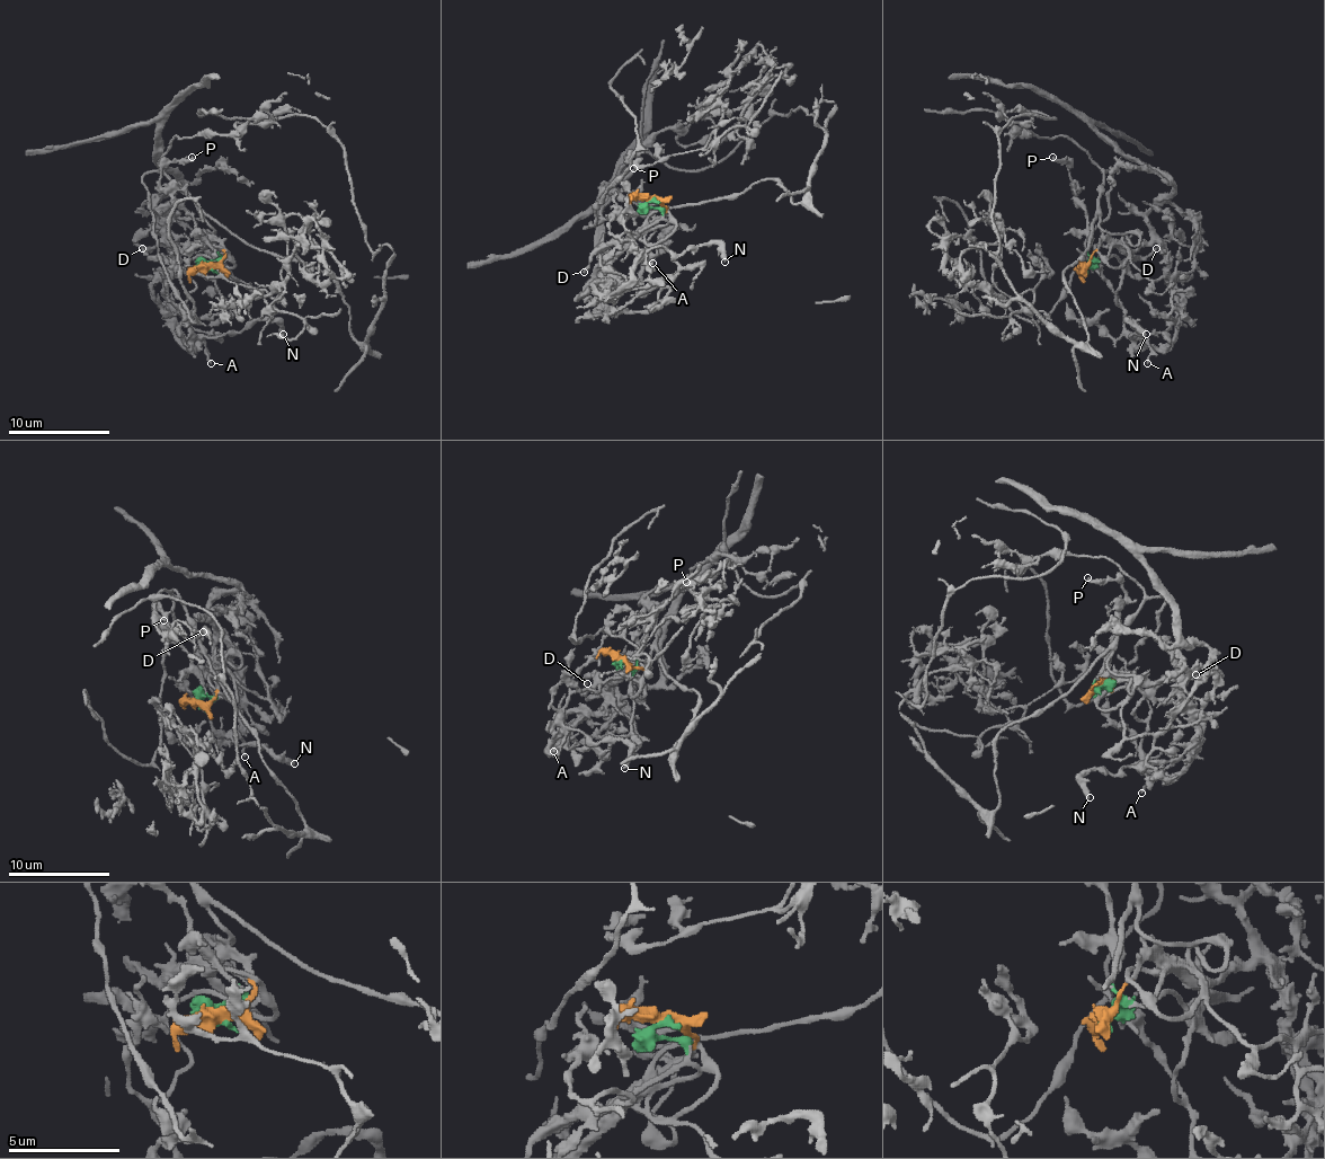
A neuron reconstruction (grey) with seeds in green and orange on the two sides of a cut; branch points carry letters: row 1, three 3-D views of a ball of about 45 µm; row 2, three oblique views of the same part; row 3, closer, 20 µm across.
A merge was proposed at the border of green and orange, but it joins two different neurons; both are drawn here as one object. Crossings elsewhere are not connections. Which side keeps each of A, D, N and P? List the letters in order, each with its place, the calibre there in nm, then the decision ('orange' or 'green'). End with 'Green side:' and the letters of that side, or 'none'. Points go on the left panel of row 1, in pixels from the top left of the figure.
A: (211, 363) | 180 nm | green
D: (142, 248) | 240 nm | green
N: (283, 334) | 380 nm | green
P: (192, 157) | 280 nm | green
Green side: A, D, N, P

